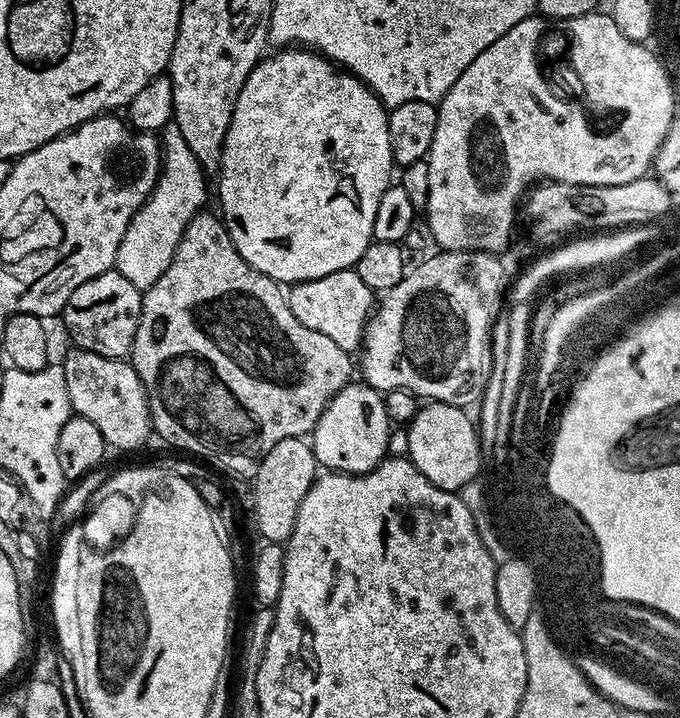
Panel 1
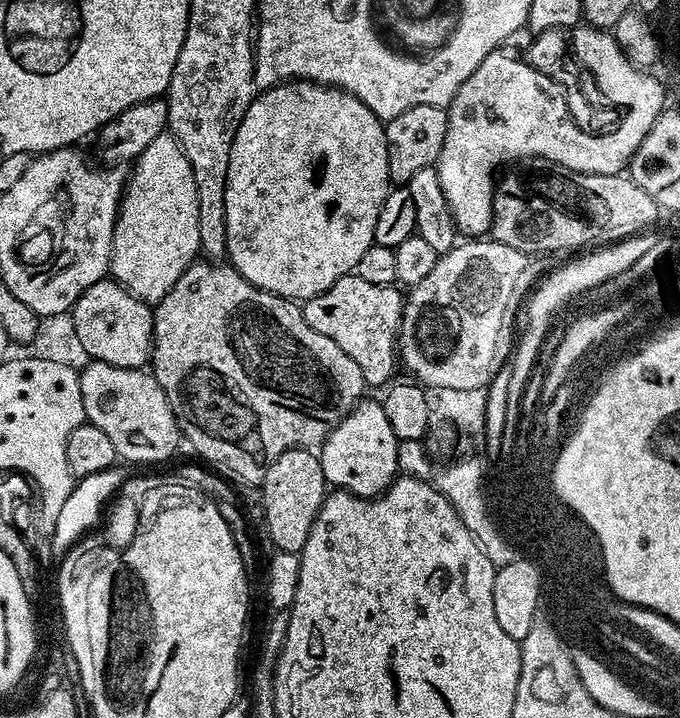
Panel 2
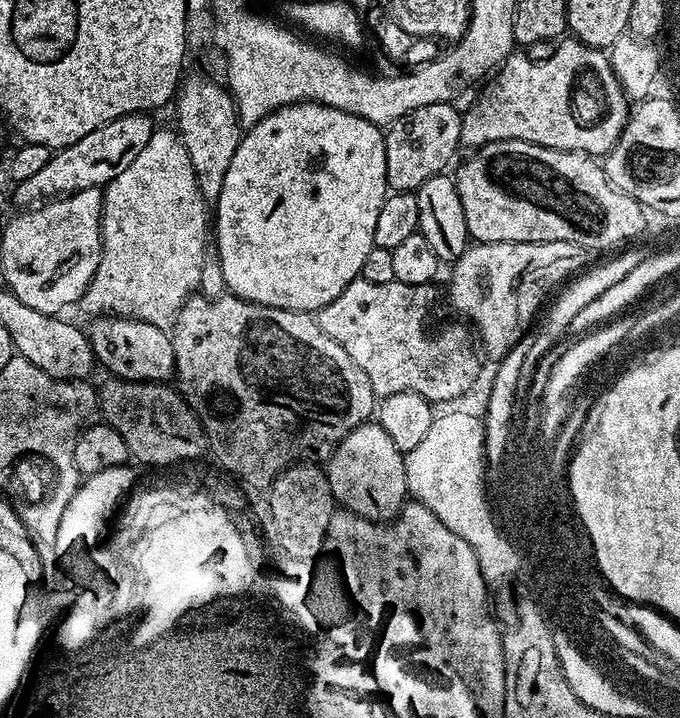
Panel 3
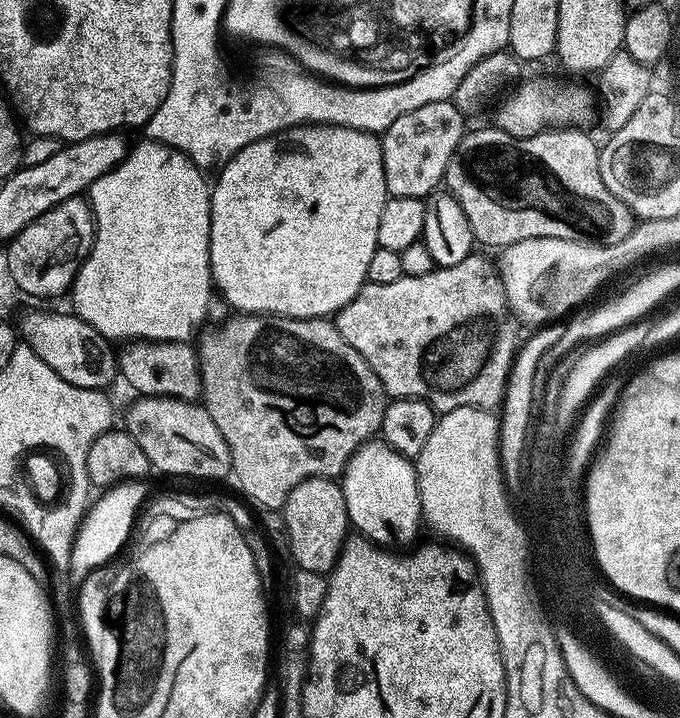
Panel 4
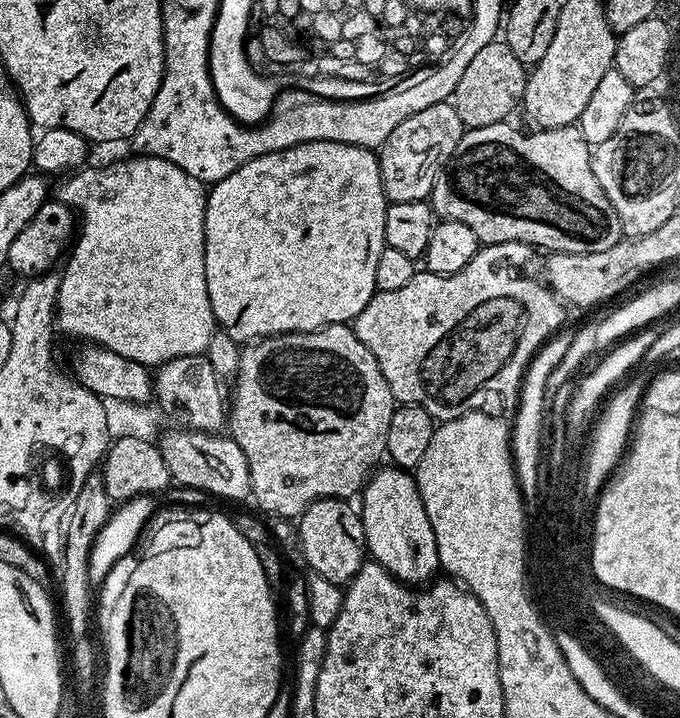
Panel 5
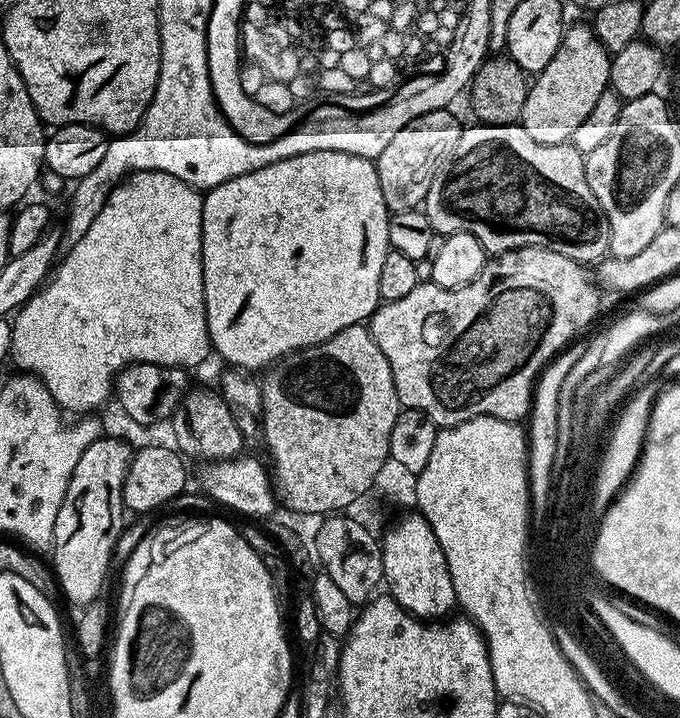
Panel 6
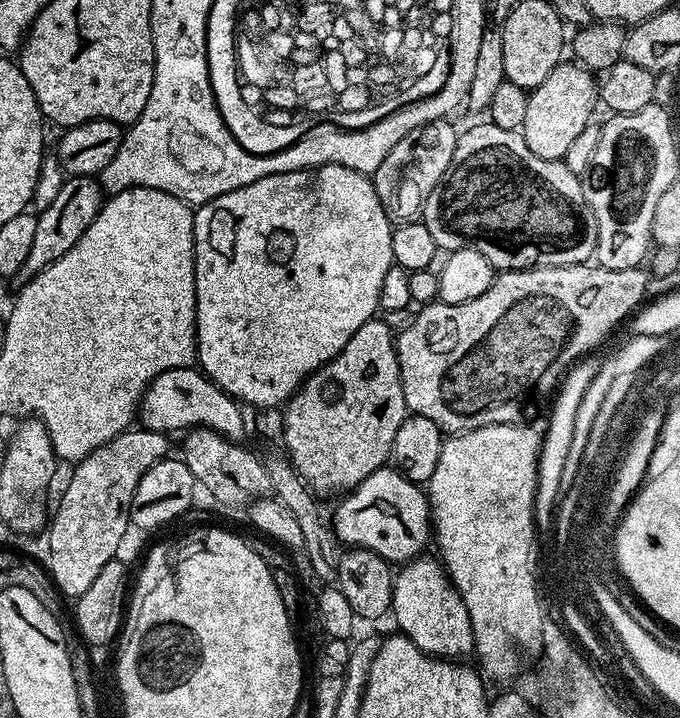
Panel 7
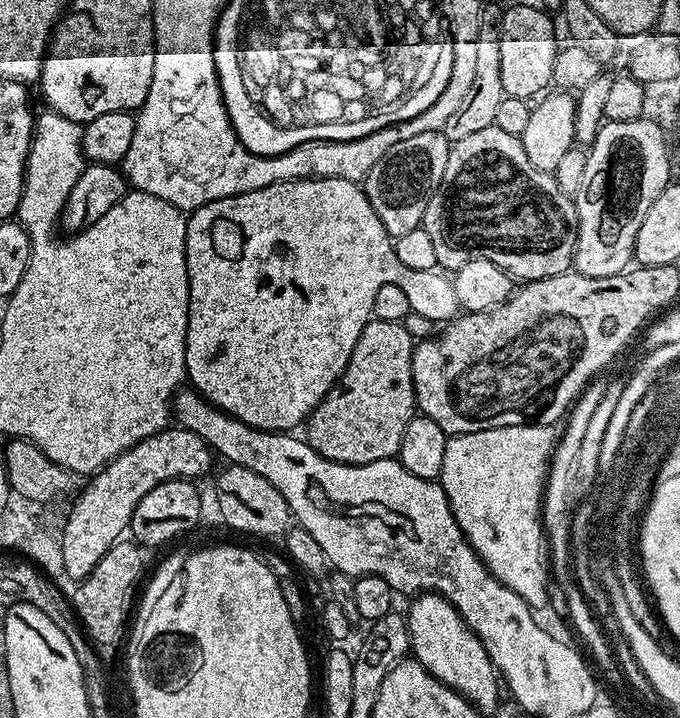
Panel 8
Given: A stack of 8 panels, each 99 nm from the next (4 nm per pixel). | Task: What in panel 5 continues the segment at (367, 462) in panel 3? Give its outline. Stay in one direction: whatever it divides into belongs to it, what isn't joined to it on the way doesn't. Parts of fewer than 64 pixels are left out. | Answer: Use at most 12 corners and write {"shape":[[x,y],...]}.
{"shape":[[413,473],[369,476],[358,504],[366,552],[420,586],[441,571]]}

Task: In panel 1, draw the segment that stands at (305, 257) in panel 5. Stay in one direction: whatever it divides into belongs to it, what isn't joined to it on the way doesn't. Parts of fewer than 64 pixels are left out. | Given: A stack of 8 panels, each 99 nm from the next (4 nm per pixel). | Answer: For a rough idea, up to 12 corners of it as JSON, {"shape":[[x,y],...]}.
{"shape":[[315,50],[234,102],[219,215],[266,278],[372,243],[388,112]]}

